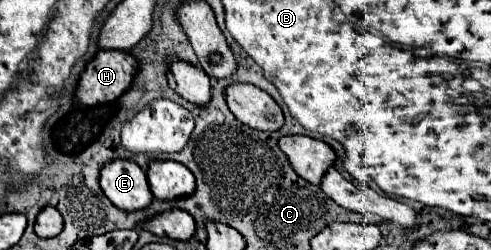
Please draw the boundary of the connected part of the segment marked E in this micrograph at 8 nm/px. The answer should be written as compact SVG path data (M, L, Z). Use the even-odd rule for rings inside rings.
M116 159L104 165L100 173L100 187L112 205L126 213L146 209L154 199L146 173L134 161Z

